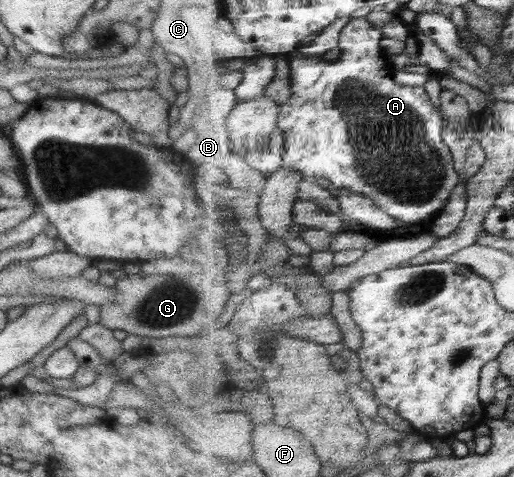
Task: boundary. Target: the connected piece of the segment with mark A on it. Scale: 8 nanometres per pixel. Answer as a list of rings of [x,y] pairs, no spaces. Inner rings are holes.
[[[365,17],[356,18],[352,19],[342,29],[339,40],[340,56],[335,62],[323,62],[319,58],[303,56],[299,49],[290,54],[289,64],[290,68],[292,68],[292,75],[290,75],[292,93],[290,99],[281,105],[281,115],[278,122],[279,128],[284,131],[286,143],[286,150],[282,155],[281,166],[288,169],[288,171],[290,169],[300,171],[302,172],[302,176],[306,178],[324,177],[329,180],[332,186],[338,189],[344,187],[350,189],[350,191],[360,192],[372,198],[384,212],[388,212],[396,220],[400,220],[403,224],[416,224],[424,220],[434,220],[441,214],[446,205],[450,203],[454,189],[458,187],[458,184],[461,184],[461,177],[456,172],[456,168],[454,168],[454,160],[452,160],[450,148],[444,144],[444,138],[442,138],[443,118],[440,116],[441,112],[432,104],[432,100],[430,100],[428,92],[424,90],[424,86],[411,88],[400,86],[400,84],[394,82],[392,76],[395,70],[390,59],[382,52],[382,46],[380,46],[380,41],[384,36],[383,30],[374,27]]]

